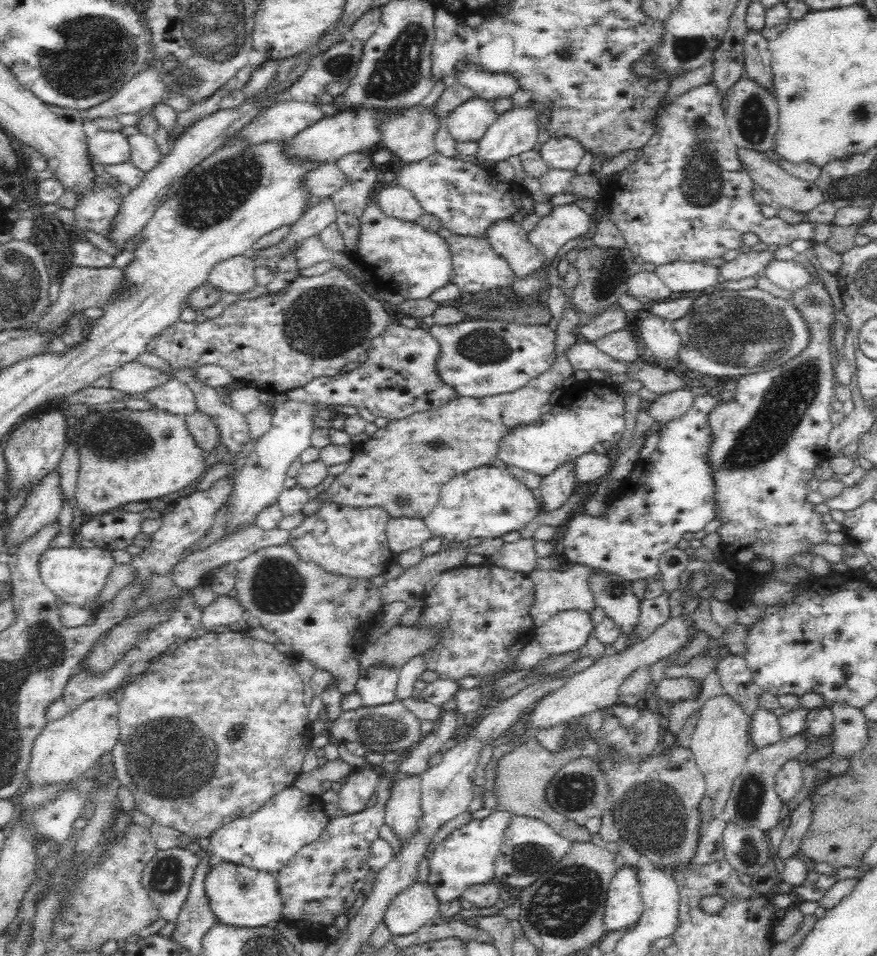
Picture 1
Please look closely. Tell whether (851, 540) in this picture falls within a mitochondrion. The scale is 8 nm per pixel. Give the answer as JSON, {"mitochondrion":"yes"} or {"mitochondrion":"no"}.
{"mitochondrion":"no"}

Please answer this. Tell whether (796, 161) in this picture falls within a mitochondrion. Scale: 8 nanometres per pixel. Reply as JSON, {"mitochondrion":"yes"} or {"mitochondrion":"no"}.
{"mitochondrion":"no"}

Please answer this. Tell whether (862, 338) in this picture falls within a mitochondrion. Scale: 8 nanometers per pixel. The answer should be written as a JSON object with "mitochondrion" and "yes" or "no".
{"mitochondrion":"no"}

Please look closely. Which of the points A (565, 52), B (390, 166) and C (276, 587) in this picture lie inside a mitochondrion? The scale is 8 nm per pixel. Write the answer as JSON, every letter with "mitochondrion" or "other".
{"A":"mitochondrion","B":"other","C":"mitochondrion"}

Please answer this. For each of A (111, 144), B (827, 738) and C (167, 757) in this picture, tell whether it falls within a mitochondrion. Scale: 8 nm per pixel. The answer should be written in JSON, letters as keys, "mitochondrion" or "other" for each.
{"A":"other","B":"other","C":"mitochondrion"}

